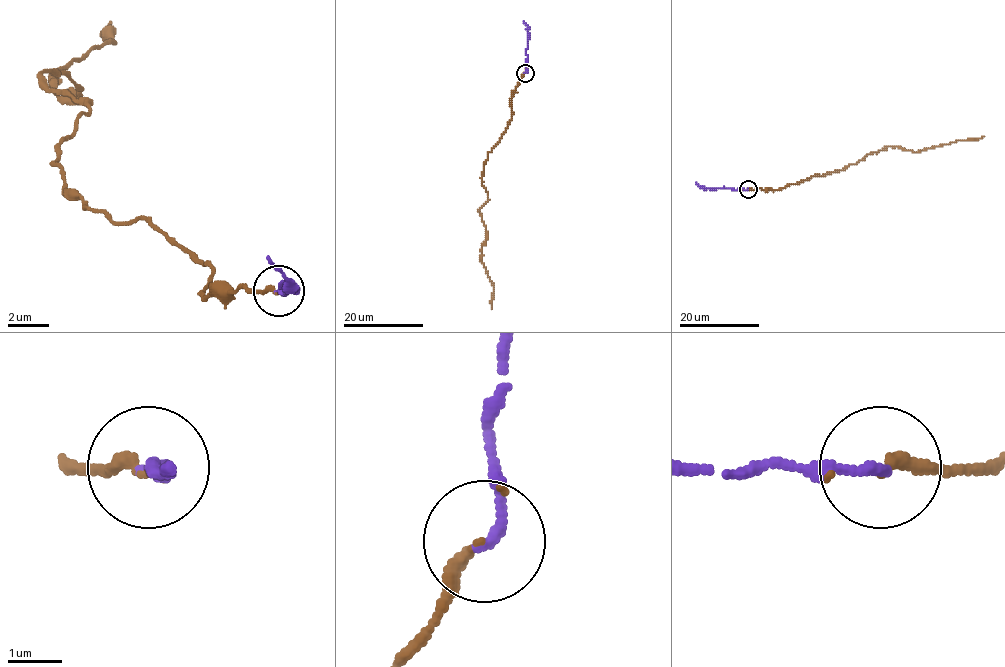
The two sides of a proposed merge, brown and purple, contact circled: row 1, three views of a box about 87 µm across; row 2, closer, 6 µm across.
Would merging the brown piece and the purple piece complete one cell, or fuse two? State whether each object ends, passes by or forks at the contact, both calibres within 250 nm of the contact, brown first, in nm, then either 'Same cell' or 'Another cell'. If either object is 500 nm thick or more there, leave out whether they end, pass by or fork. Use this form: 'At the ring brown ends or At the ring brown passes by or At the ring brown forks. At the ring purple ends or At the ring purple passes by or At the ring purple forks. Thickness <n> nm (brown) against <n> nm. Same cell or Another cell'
At the ring brown ends. At the ring purple ends. Thickness 200 nm (brown) against 190 nm. Same cell

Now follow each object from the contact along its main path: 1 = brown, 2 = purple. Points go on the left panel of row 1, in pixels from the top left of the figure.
1: (277, 292), (206, 297), (150, 221), (63, 190), (88, 108), (43, 73), (73, 103), (53, 73), (109, 22)
2: (277, 292), (282, 282), (297, 292), (292, 282), (267, 256)

